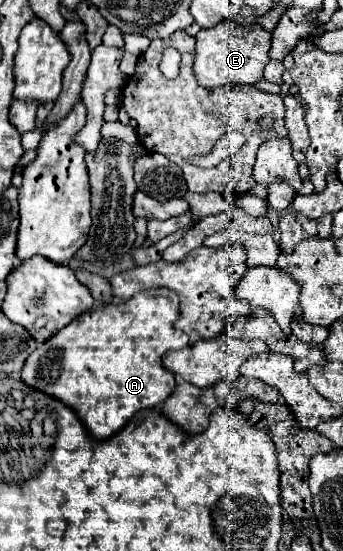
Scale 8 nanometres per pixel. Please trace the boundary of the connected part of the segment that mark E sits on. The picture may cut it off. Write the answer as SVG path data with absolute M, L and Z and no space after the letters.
M222 20L210 30L200 30L196 34L196 56L194 56L194 76L200 86L220 88L238 84L256 84L262 80L264 66L270 62L270 32L260 24L240 26L232 20Z

